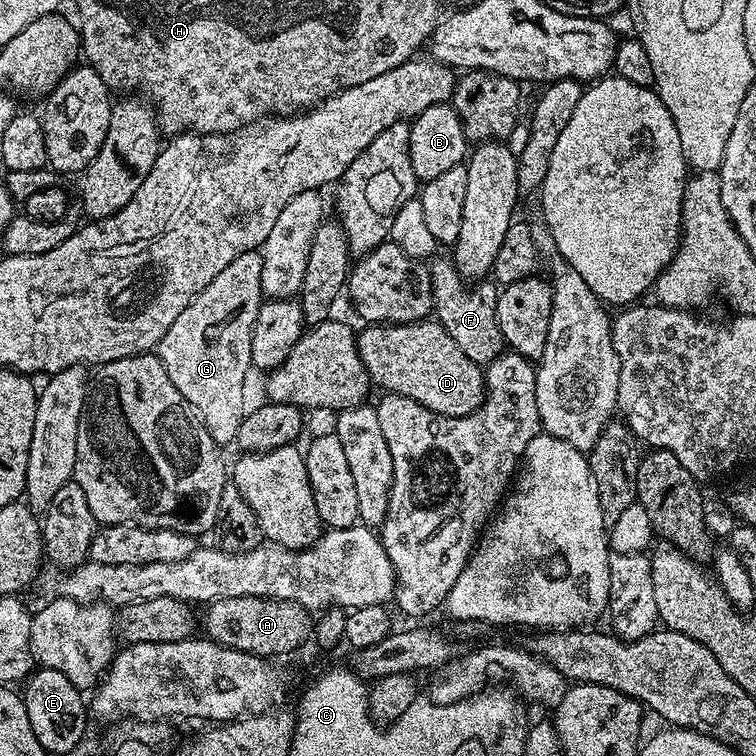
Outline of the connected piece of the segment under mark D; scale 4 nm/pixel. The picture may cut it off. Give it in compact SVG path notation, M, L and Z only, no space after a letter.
M435 318L415 320L412 324L368 324L359 329L356 336L356 349L362 358L368 379L385 393L393 392L410 398L426 410L443 416L469 416L484 404L486 395L486 372L462 352L458 342L446 332L443 325Z

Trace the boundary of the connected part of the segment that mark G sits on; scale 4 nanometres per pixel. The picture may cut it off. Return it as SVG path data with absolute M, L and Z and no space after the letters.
M259 251L238 254L238 258L234 258L206 290L197 294L178 318L174 318L174 326L166 330L154 349L178 394L192 404L214 442L221 446L235 441L246 415L244 379L253 371L250 334L265 299L263 261Z

